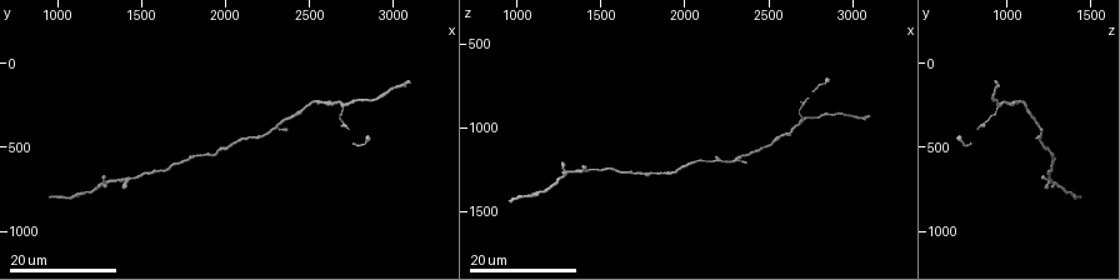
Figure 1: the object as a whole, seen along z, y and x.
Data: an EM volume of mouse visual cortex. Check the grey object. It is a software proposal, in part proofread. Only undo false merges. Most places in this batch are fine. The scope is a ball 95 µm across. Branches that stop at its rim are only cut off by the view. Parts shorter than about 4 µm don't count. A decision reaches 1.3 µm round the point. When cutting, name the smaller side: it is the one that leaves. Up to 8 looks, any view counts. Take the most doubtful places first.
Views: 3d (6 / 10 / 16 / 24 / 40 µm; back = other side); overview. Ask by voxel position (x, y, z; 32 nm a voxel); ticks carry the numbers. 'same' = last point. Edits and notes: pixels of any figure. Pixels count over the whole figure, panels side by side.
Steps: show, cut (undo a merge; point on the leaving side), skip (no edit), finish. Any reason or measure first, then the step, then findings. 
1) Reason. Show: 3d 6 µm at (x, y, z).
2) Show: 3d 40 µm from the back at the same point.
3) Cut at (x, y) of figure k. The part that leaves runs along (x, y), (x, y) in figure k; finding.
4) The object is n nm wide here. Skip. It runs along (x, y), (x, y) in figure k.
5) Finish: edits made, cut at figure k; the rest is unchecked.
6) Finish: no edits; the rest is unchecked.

A fork. Show: 3d 16 µm at (2720, 260, 960).

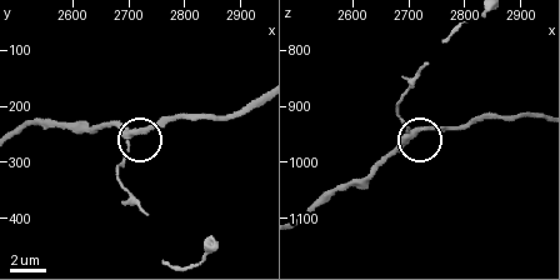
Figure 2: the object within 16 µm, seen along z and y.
Show: 3d 10 µm at (2705, 260, 950).

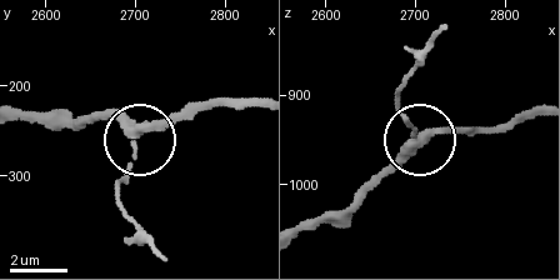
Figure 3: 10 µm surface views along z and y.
The side arm is 14 µm long. Skip. All the same neuron.

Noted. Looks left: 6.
Calibre changes. Show: 3d 16 µm at (2700, 380, 840).

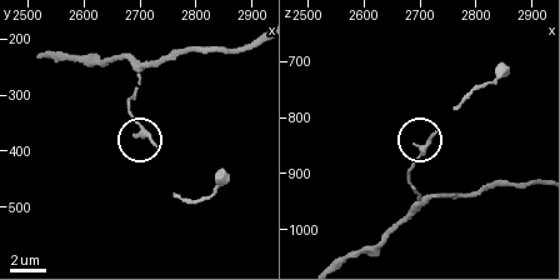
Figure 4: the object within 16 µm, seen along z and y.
Show: 3d 6 µm at (2720, 375, 835).

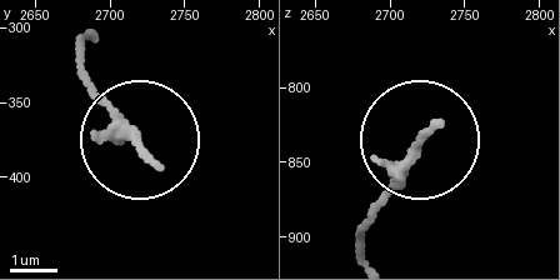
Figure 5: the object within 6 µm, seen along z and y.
Skip. It runs along (363, 249), (419, 145) in figure 5; one neuron here.

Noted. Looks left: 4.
Show: 3d 24 µm at (1420, 680, 1260).

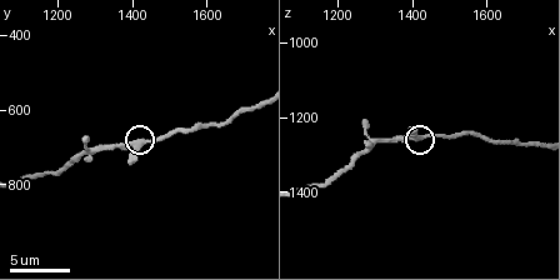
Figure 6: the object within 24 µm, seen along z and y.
Show: 3d 10 µm at (1420, 690, 1260).

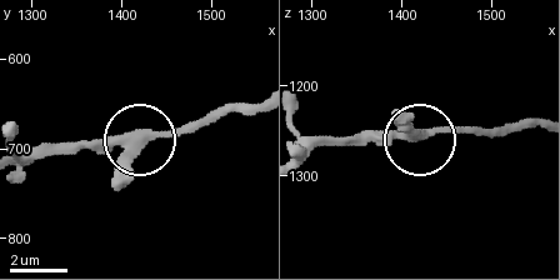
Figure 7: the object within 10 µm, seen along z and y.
Show: 3d 6 µm at (1425, 685, 1255).

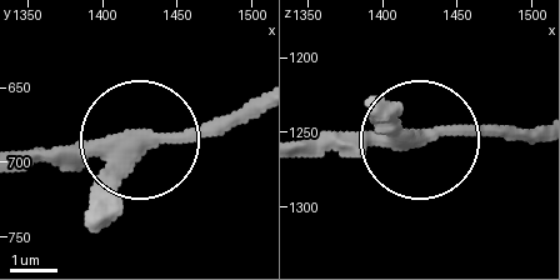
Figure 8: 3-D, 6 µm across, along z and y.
Skip. It runs along (249, 106), (165, 138), (21, 150) in figure 8; all the same neuron.

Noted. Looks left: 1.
Finish: no edits; the rest is unchecked.

